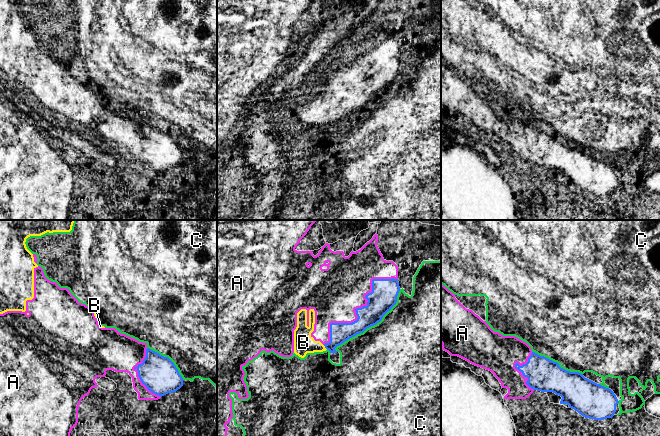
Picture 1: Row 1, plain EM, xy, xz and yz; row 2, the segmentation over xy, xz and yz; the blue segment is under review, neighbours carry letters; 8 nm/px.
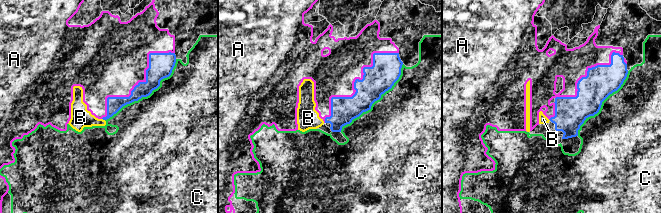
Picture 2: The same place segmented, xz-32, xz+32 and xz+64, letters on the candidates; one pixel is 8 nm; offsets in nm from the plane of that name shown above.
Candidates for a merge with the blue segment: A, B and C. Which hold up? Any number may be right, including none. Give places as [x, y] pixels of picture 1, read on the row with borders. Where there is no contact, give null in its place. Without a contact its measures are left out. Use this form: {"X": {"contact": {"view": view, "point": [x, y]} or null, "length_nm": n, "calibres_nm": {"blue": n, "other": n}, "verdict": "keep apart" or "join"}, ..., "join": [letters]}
{"A": {"contact": {"view": "xz", "point": [356, 309]}, "length_nm": 800, "calibres_nm": {"blue": 220, "other": 420}, "verdict": "keep apart"}, "B": {"contact": {"view": "xz", "point": [325, 347]}, "length_nm": 50, "calibres_nm": {"blue": 160, "other": 160}, "verdict": "join"}, "C": {"contact": {"view": "xz", "point": [372, 325]}, "length_nm": 700, "calibres_nm": {"blue": 220, "other": 480}, "verdict": "keep apart"}, "join": ["B"]}

